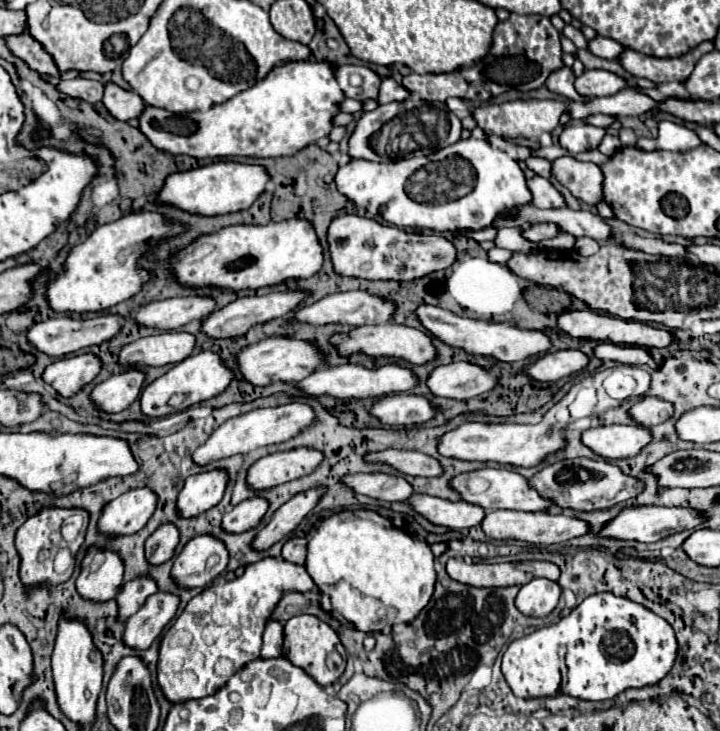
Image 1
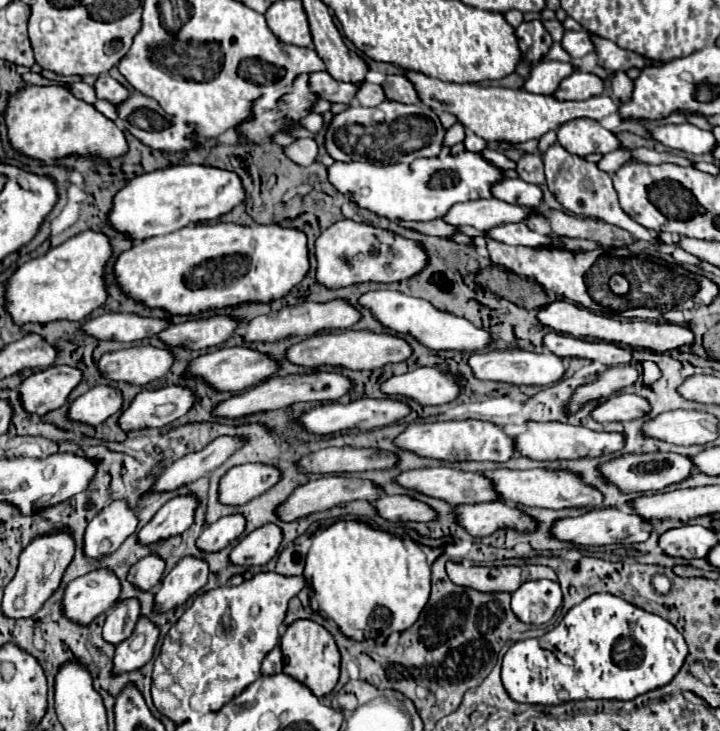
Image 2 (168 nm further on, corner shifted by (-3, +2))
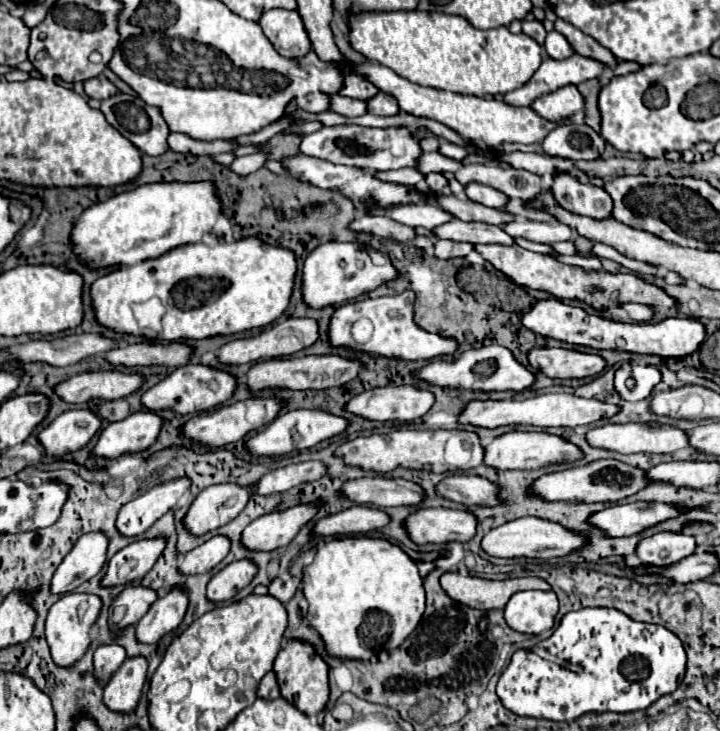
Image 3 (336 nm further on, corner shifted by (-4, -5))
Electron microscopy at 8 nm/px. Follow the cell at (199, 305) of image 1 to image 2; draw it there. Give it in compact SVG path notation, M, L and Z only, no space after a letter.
M105 313L101 317L85 321L81 325L81 331L99 341L137 341L153 337L167 327L169 323L165 319L125 315L125 313Z

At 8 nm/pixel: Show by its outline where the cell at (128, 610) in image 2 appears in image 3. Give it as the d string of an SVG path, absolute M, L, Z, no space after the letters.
M102 644L94 652L94 674L100 680L100 684L106 684L110 676L118 670L118 666L124 662L126 650L118 644Z

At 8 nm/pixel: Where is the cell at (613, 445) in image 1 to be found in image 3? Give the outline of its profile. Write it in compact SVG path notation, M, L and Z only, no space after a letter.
M508 432L492 440L492 444L486 446L486 458L484 464L498 468L498 470L536 470L544 468L548 464L558 464L558 462L576 462L582 460L584 452L570 440L550 434L550 432Z

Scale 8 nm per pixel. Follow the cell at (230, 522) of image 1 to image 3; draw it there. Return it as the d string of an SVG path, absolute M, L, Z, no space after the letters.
M218 534L206 540L202 546L186 552L178 566L184 574L202 574L220 564L228 552L230 552L230 538Z

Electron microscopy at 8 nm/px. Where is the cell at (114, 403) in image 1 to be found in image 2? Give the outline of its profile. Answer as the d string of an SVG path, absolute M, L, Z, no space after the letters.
M99 385L89 389L85 395L77 397L67 411L67 417L75 423L85 423L95 427L103 423L107 417L121 409L121 393L109 385Z

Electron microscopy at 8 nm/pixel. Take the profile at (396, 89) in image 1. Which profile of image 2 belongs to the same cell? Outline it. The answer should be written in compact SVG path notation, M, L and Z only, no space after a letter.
M363 83L363 85L359 85L359 89L355 93L355 103L359 103L361 107L377 107L383 101L385 101L385 93L383 93L381 85Z

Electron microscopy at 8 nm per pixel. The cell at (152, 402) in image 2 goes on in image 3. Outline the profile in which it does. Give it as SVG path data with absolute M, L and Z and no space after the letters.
M134 412L128 418L106 426L92 454L104 458L118 458L126 452L142 452L156 442L162 424L164 420L156 412Z

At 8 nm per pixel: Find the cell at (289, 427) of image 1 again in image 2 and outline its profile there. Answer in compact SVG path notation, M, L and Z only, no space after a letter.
M219 437L213 443L209 443L203 451L189 453L181 459L177 459L173 465L169 465L159 479L153 483L149 493L165 493L165 491L177 491L183 485L189 485L197 481L199 477L211 473L217 469L231 453L235 453L243 445L237 437Z

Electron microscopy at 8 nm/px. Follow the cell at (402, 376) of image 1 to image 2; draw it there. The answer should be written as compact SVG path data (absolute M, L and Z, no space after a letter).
M317 371L317 373L307 373L307 375L289 375L289 377L269 377L263 383L255 385L253 389L241 395L233 395L227 401L221 401L219 405L213 407L211 415L219 419L241 419L253 413L285 409L299 401L337 401L349 389L351 389L351 379L339 373L327 373L327 371Z

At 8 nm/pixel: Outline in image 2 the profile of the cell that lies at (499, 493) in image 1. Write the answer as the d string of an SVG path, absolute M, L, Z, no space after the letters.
M451 467L411 469L399 473L393 481L427 497L443 499L449 505L485 503L497 499L497 493L493 493L493 487L485 481L485 477L481 477L481 473L463 473Z

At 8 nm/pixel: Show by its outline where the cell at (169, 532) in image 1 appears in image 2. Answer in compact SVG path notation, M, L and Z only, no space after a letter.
M149 555L149 557L137 561L129 569L127 581L133 583L141 591L153 591L163 577L163 569L165 569L165 561L157 555Z

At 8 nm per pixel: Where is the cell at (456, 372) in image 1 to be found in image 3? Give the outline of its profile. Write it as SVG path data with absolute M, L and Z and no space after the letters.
M412 384L372 388L358 394L348 402L348 412L364 416L368 420L398 420L412 422L424 416L436 402L430 390L416 388Z

